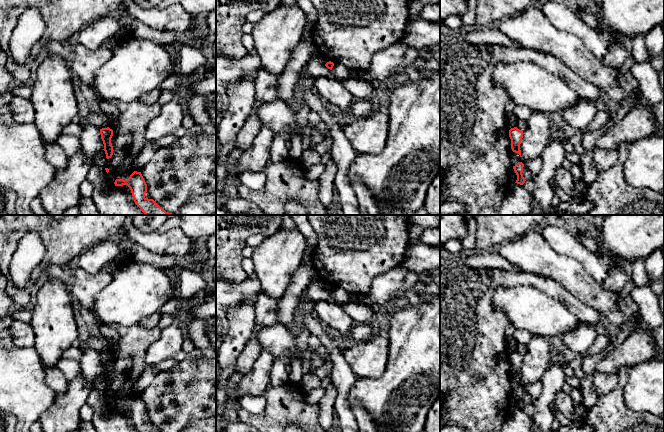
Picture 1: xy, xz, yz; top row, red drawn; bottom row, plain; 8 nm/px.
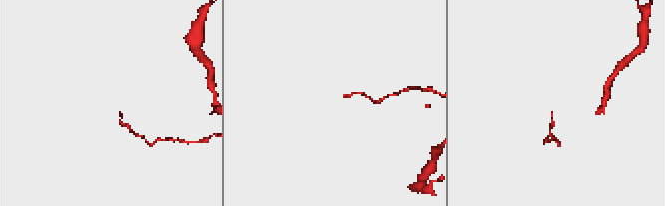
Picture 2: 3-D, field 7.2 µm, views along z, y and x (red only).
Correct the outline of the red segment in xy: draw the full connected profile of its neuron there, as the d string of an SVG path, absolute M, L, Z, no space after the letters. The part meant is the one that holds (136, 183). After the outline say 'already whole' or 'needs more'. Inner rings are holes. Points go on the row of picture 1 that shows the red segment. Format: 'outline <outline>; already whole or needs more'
outline M134 171L127 180L116 179L114 184L115 186L127 185L131 190L135 204L145 215L175 215L166 212L153 199L145 197L147 184L141 172Z; already whole

